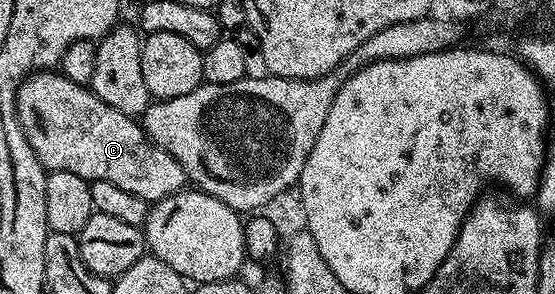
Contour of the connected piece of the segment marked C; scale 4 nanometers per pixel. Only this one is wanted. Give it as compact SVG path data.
M57 71L36 72L22 81L18 88L18 120L42 167L50 172L68 170L91 182L107 180L112 186L120 186L120 190L128 190L128 194L136 194L136 198L147 202L162 200L187 187L186 171L180 162L154 143L137 119L120 114L120 110L105 104L86 84L72 82Z

